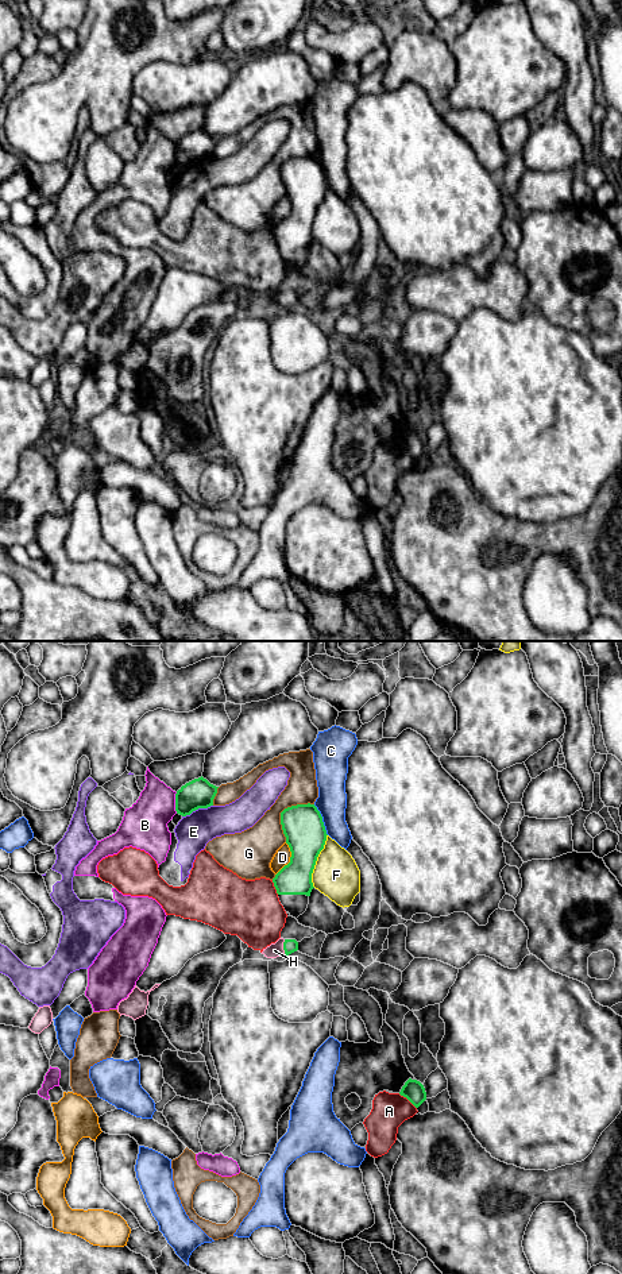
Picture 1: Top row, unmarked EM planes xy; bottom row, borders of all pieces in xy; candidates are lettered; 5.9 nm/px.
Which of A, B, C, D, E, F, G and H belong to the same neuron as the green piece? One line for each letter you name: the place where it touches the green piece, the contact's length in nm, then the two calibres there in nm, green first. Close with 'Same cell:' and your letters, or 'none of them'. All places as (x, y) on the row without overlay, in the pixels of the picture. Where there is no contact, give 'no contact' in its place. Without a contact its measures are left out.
H: meets green in xy at (284, 298); contact 90 nm long; 80 nm thick on the green side, 90 nm on the other
Same cell: H

